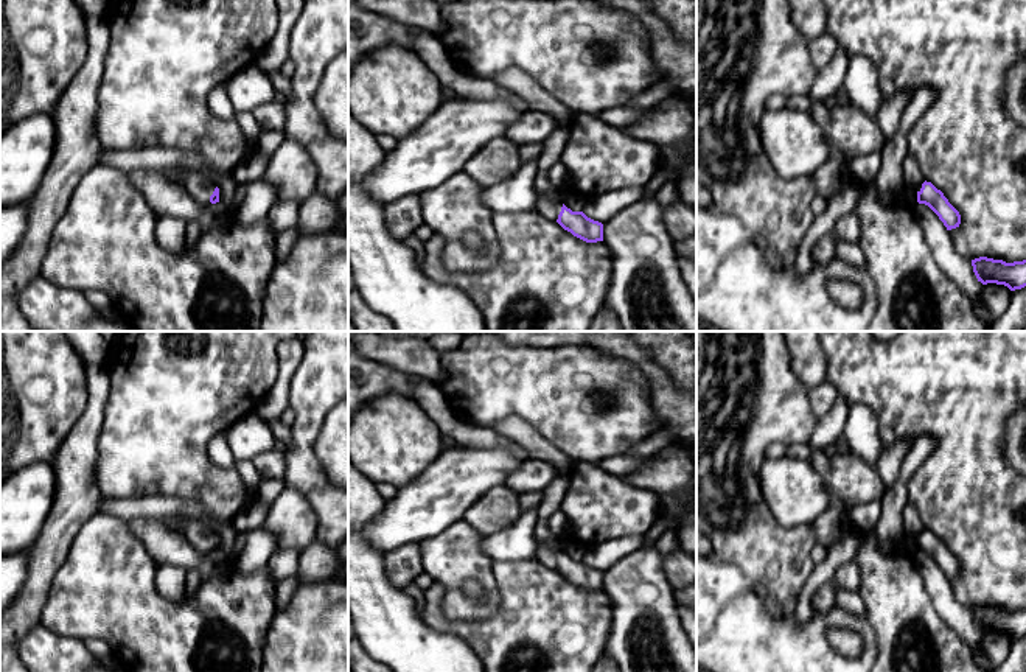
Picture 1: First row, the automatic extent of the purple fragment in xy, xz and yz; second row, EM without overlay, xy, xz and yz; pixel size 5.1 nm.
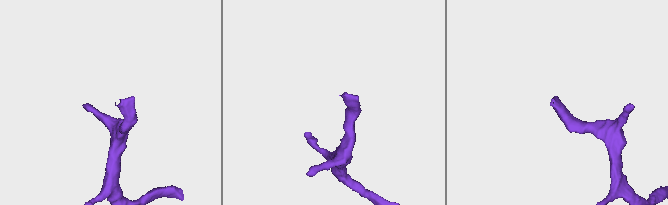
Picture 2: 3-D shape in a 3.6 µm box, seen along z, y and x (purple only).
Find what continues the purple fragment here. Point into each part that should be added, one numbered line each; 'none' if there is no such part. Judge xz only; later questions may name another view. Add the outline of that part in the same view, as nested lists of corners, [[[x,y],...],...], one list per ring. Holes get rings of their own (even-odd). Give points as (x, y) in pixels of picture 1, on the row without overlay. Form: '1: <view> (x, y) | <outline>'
1: xz (546, 554) | [[[538,543],[536,560],[547,568],[557,569],[561,560],[563,551],[553,548],[552,544]]]

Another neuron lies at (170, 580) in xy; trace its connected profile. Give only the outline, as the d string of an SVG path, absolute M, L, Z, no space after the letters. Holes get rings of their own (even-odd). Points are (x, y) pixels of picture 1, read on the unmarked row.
M160 565L155 574L155 590L162 597L179 600L185 597L187 569Z

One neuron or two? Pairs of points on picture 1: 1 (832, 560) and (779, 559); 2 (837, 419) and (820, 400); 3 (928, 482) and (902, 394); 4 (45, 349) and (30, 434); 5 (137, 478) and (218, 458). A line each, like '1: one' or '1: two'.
1: two
2: two
3: one
4: one
5: two

